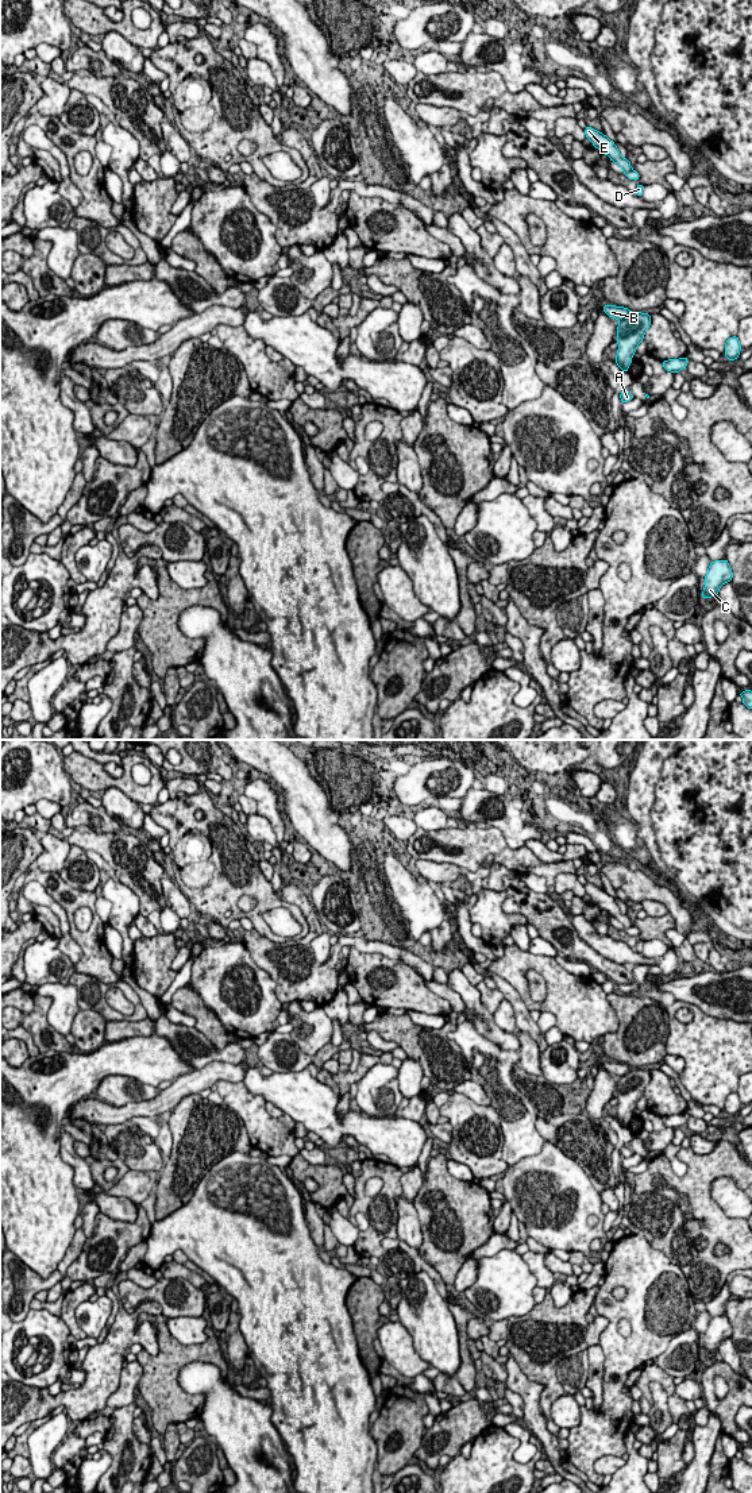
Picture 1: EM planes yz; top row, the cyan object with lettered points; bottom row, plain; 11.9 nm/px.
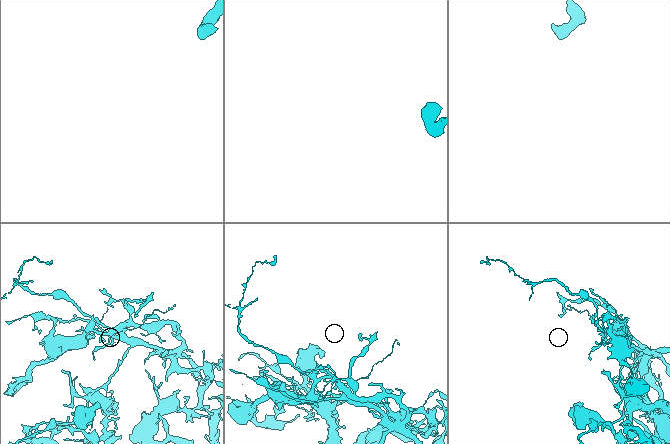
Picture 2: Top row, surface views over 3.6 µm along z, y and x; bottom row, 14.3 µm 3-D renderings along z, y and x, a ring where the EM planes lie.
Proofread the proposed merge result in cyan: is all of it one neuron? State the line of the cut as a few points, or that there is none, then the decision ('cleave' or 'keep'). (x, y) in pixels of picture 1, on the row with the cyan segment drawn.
cut in yz along (631, 312), (620, 321); cleave

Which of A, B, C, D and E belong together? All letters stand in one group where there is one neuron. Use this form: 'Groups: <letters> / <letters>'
Groups: A E / B C D

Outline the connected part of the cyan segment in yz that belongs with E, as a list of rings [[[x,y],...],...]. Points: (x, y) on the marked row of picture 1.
[[[591,127],[585,128],[586,139],[589,139],[595,148],[598,148],[602,154],[606,154],[610,161],[616,162],[624,173],[632,170],[628,158],[622,158],[618,148],[616,147],[614,142],[608,139],[605,134],[595,131]]]

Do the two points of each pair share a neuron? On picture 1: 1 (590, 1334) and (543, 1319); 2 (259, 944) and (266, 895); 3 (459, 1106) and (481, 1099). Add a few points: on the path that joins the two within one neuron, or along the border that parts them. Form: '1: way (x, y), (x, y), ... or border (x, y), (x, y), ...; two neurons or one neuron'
1: way (578, 1335), (571, 1335), (555, 1326); one neuron
2: border (254, 926), (262, 936), (274, 941), (292, 940); two neurons
3: border (454, 1090), (467, 1095), (479, 1104), (489, 1106); two neurons

